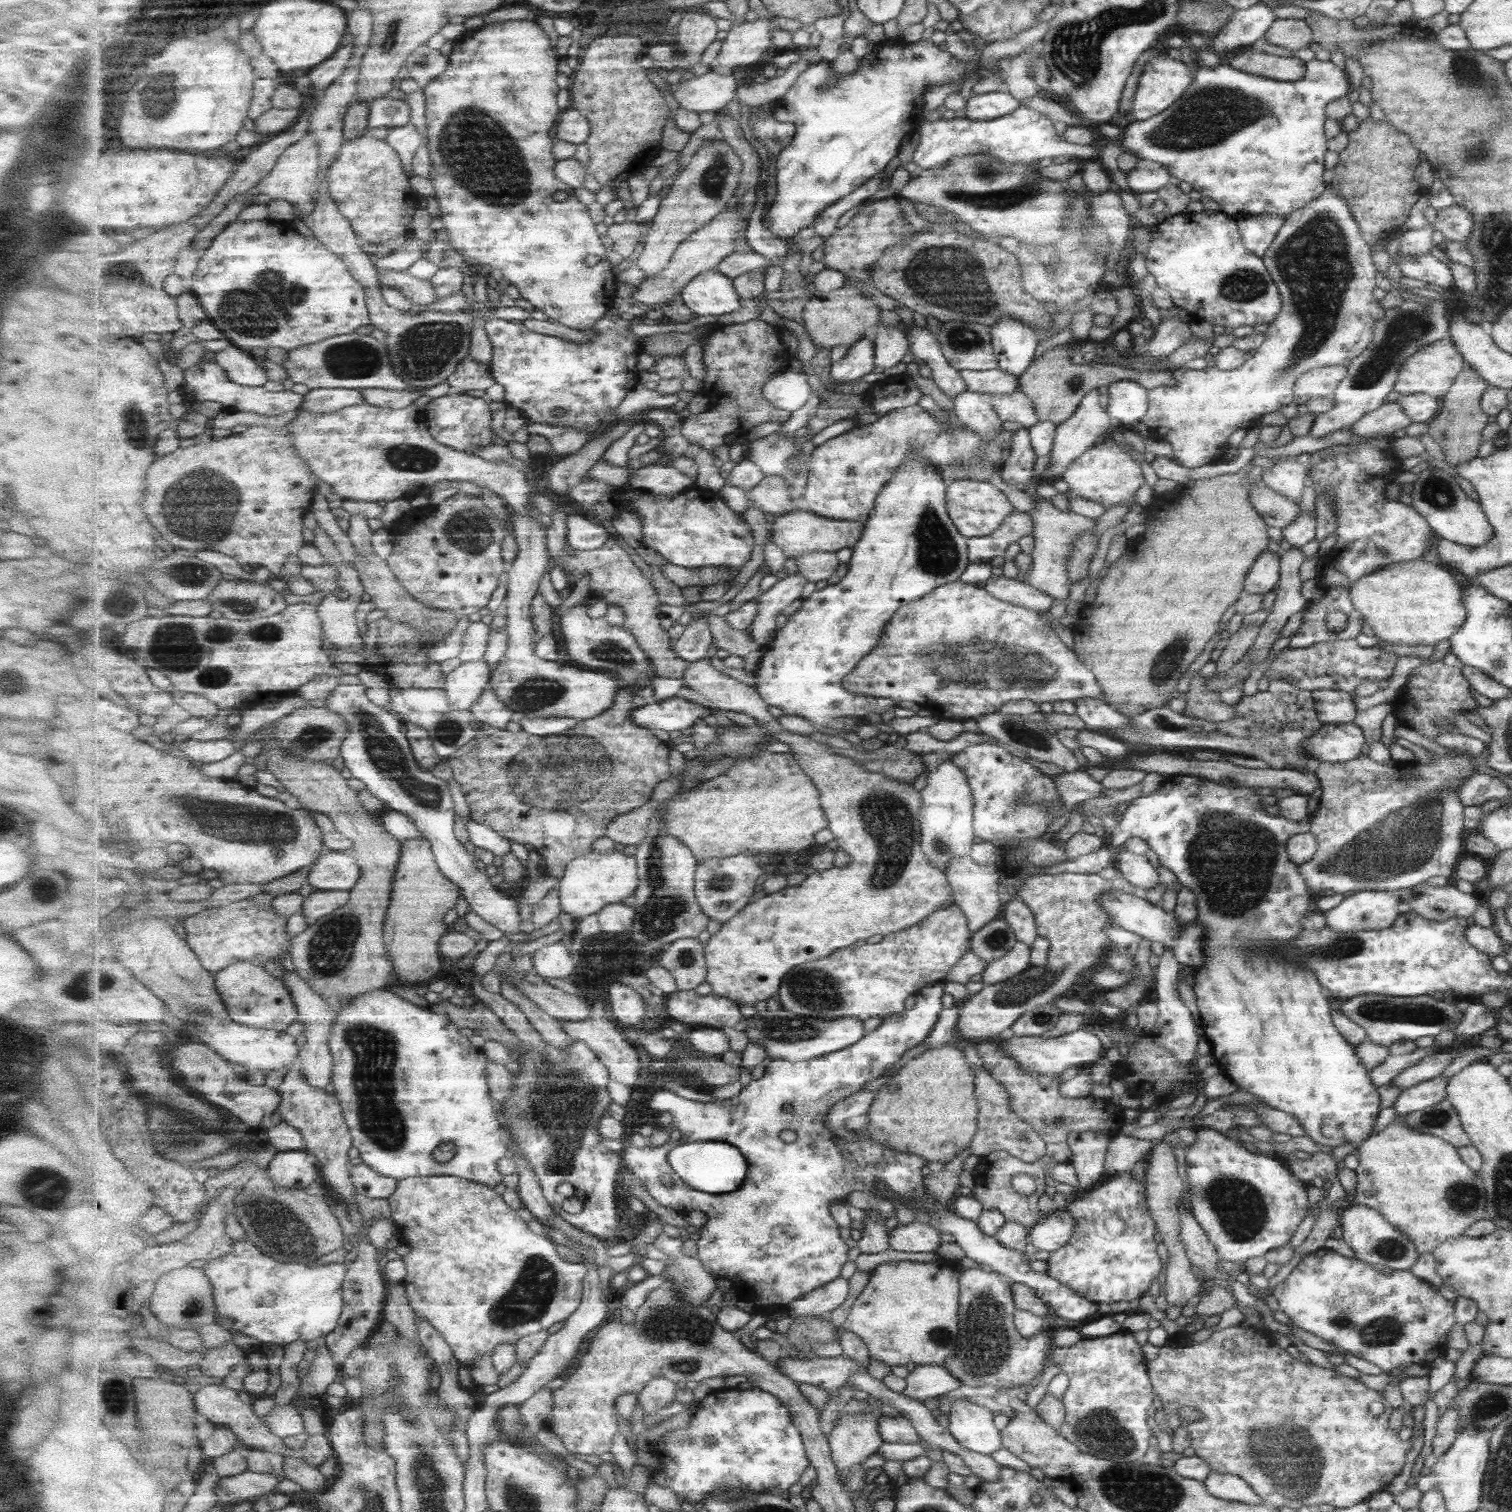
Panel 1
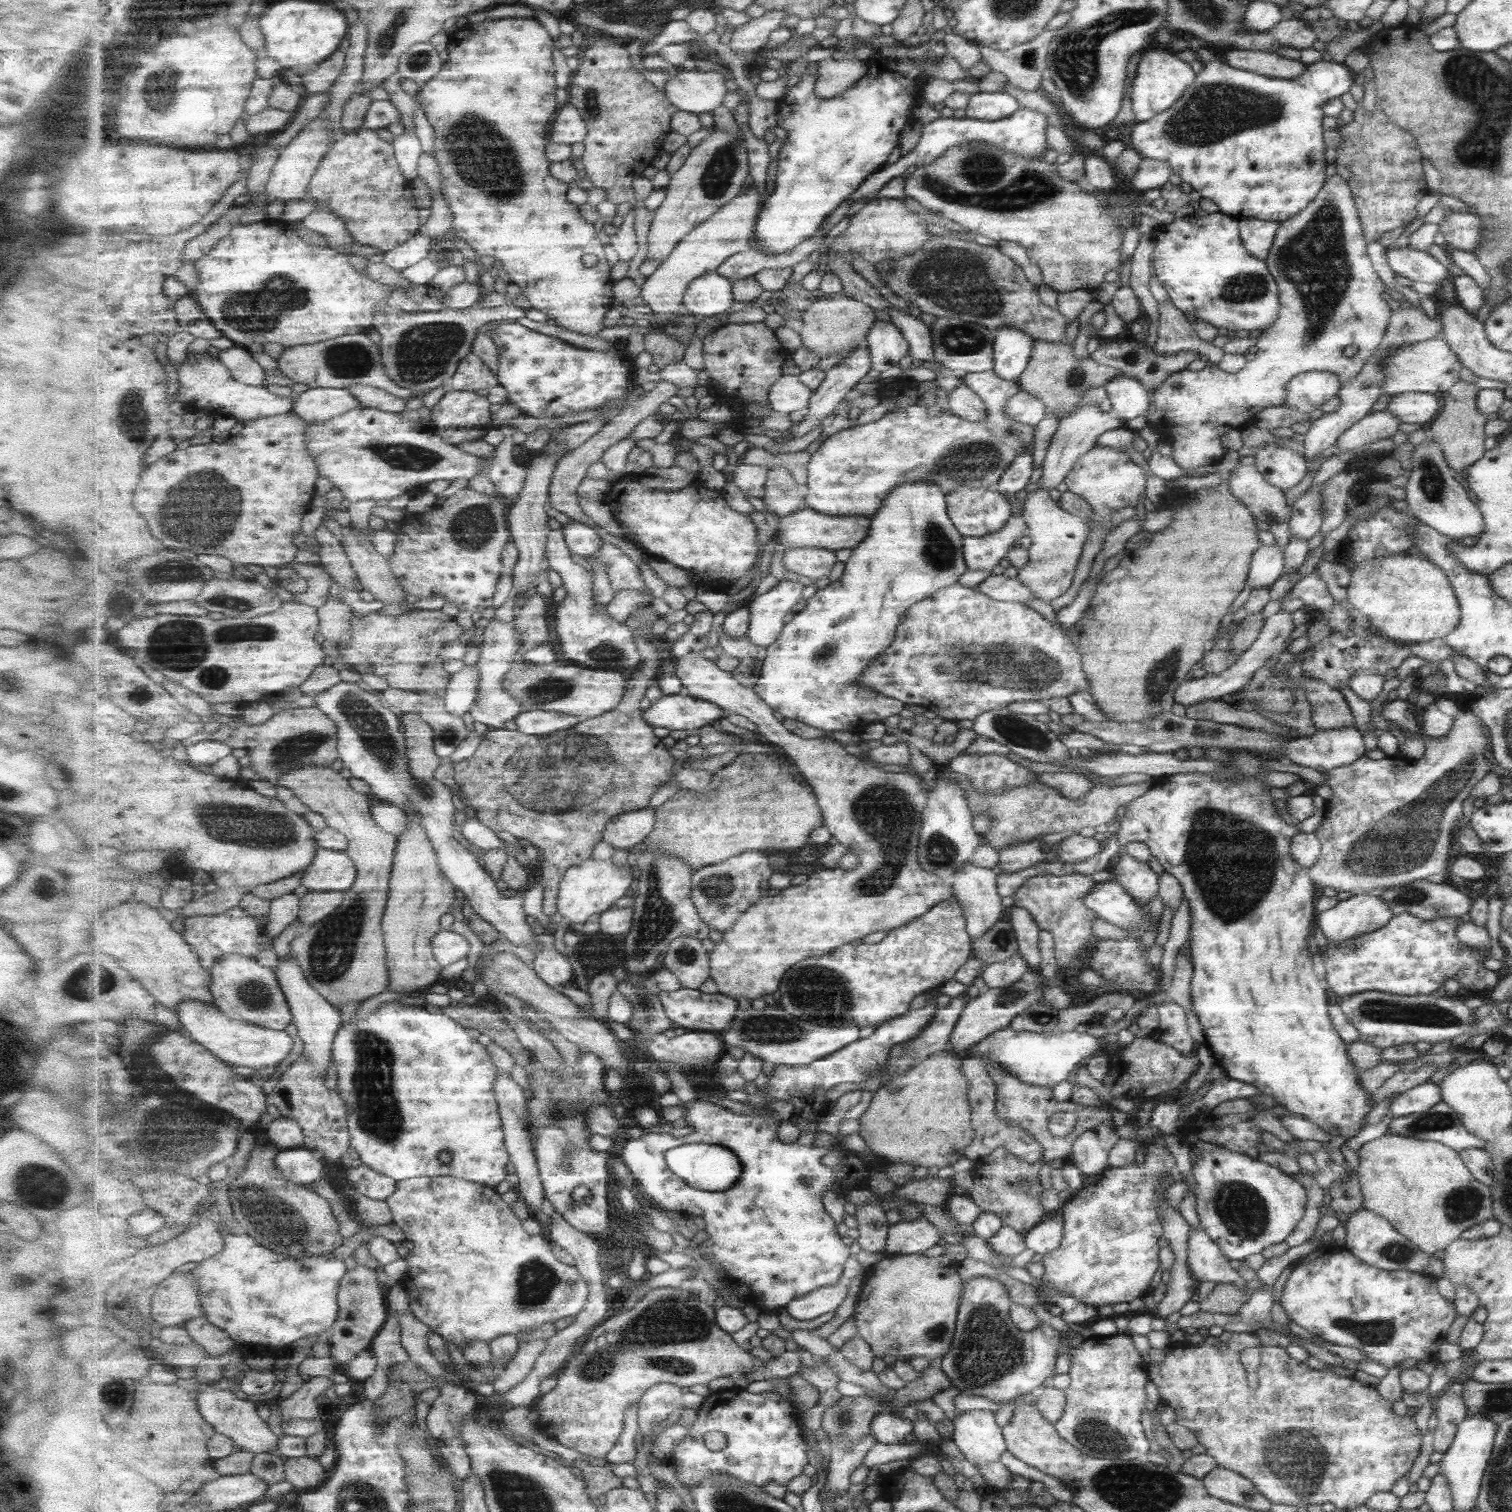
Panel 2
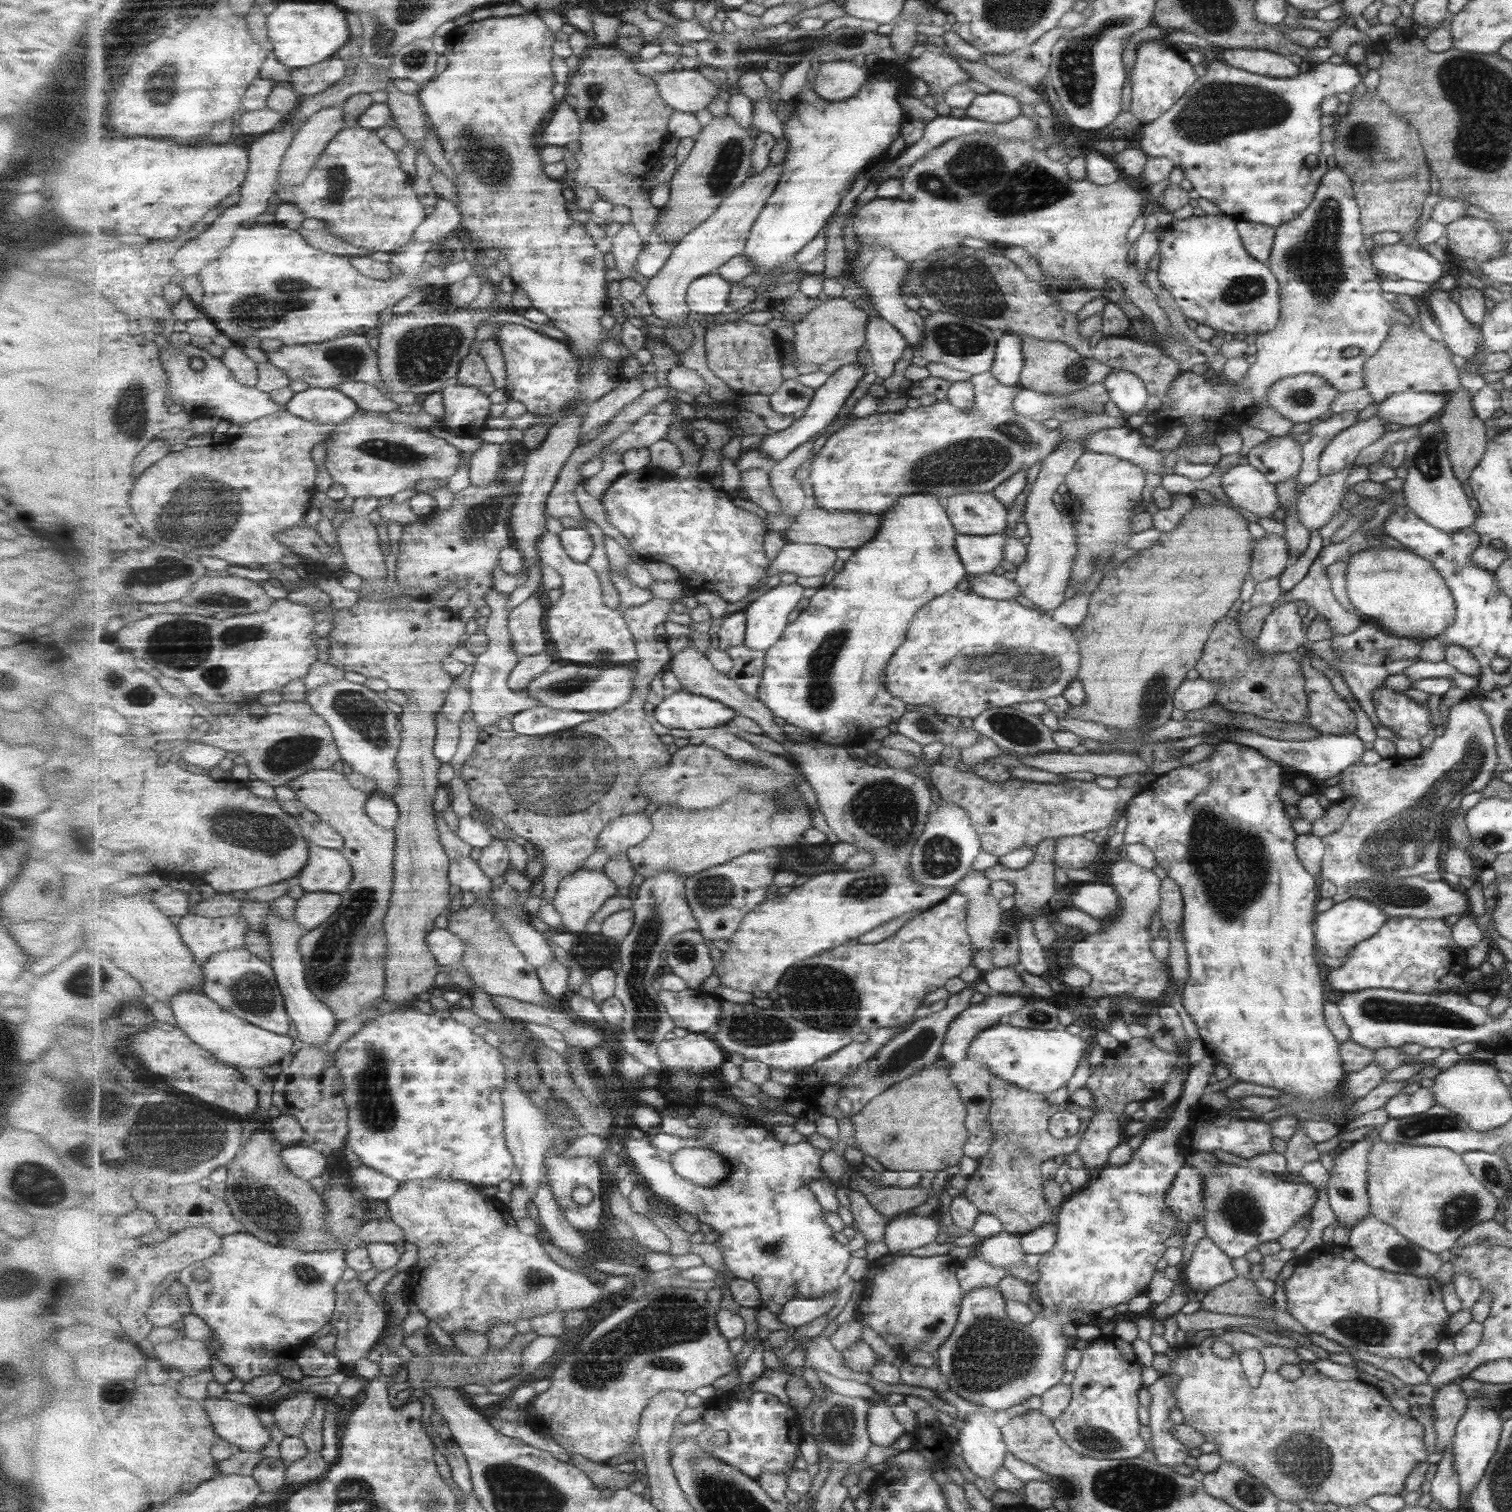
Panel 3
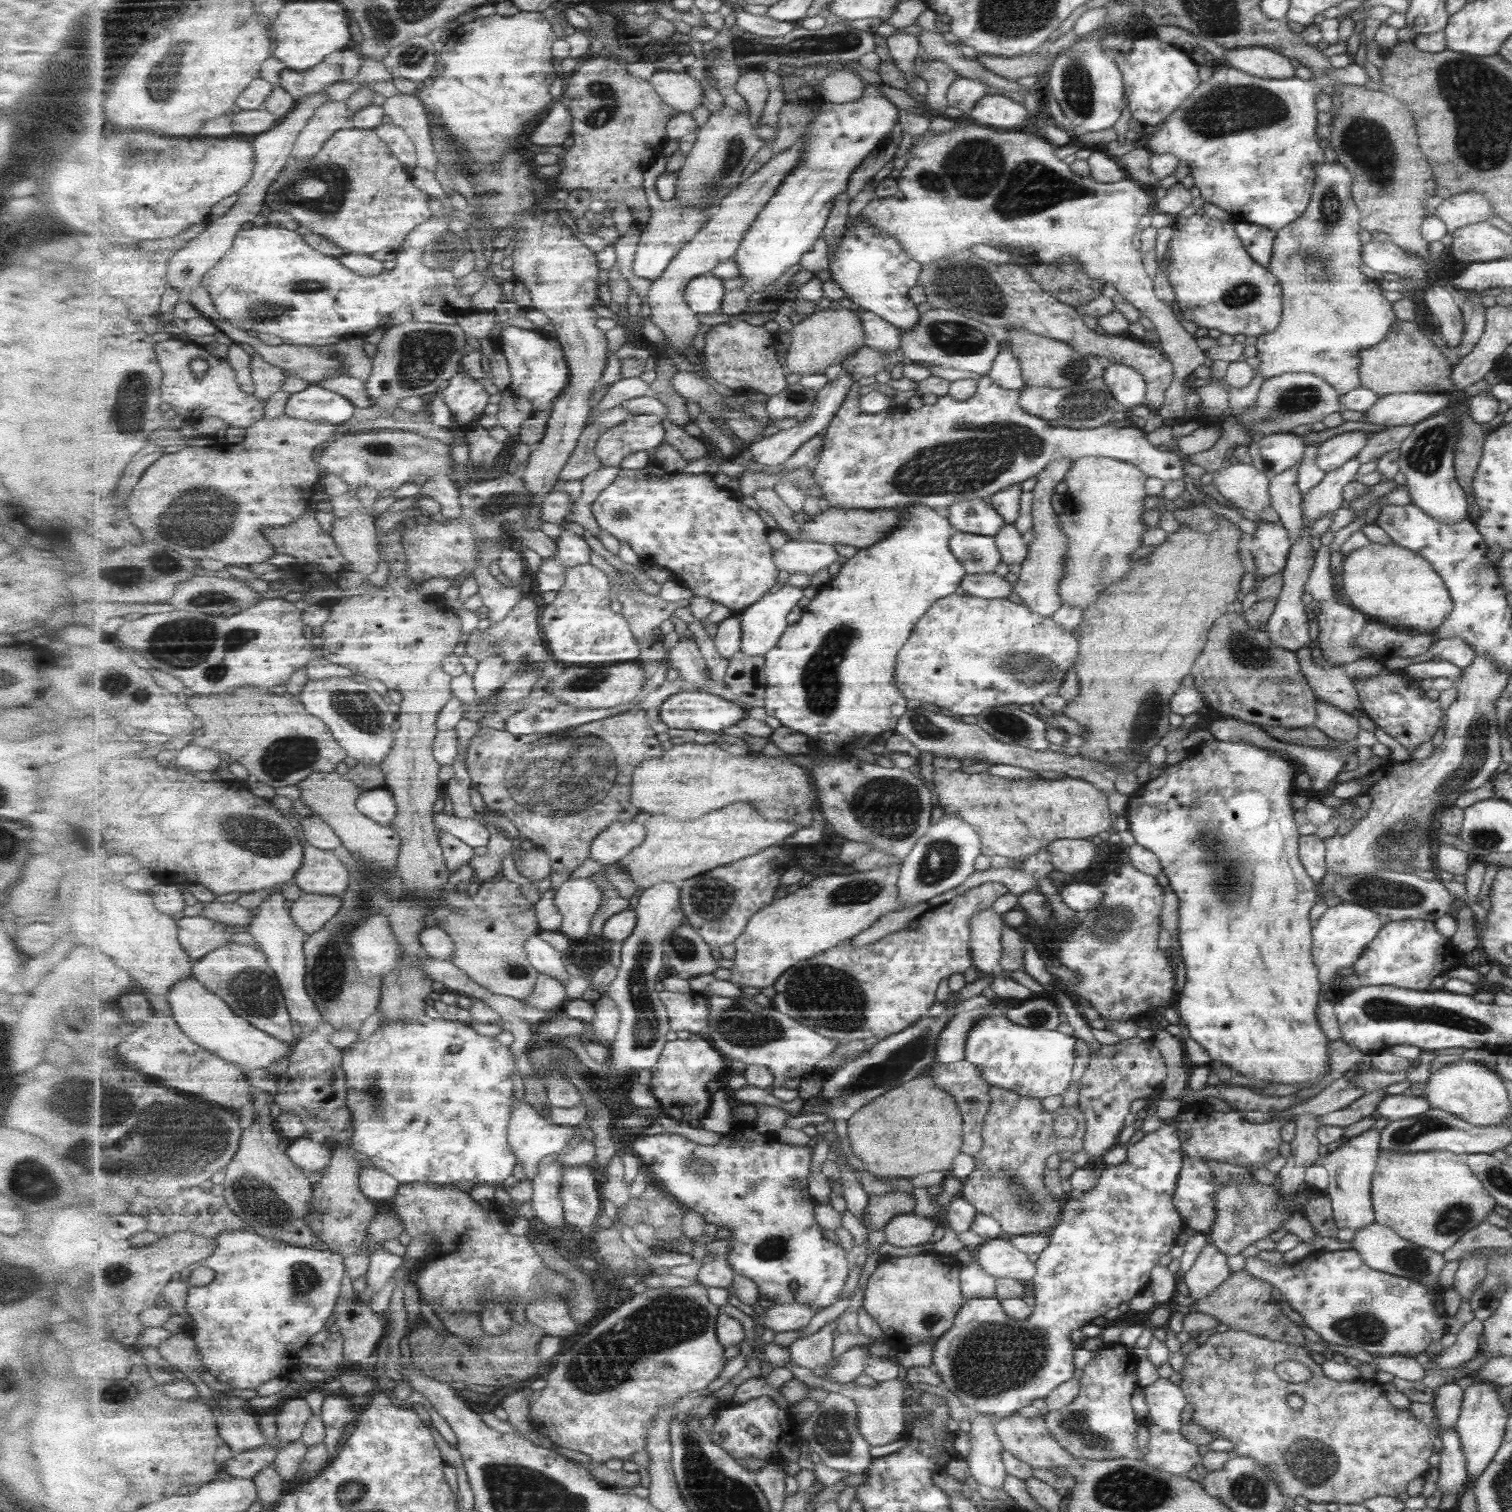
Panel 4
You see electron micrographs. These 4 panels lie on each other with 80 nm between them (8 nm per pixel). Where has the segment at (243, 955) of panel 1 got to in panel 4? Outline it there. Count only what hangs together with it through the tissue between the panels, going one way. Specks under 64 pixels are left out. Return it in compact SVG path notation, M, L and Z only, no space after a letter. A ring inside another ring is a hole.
M199 916L183 917L178 921L178 936L183 948L194 962L211 954L216 948L233 944L233 932L228 924Z

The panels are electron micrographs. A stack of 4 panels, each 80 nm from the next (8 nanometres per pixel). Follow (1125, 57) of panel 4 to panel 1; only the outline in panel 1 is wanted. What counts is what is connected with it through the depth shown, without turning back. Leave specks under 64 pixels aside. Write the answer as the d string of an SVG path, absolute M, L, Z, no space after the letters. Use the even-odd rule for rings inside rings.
M1167 56L1151 58L1137 81L1131 100L1131 120L1145 120L1159 114L1181 96L1191 81L1185 63Z

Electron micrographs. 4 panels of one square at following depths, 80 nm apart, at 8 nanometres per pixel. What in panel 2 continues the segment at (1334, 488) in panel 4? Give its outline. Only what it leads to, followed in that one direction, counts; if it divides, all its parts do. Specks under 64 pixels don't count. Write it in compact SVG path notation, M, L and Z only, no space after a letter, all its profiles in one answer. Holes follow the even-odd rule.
M1320 486L1314 489L1307 489L1302 496L1299 496L1293 501L1290 507L1290 517L1287 521L1288 524L1288 536L1294 536L1295 538L1302 538L1303 540L1309 540L1315 532L1319 530L1321 526L1321 505L1322 500L1320 499L1318 490Z

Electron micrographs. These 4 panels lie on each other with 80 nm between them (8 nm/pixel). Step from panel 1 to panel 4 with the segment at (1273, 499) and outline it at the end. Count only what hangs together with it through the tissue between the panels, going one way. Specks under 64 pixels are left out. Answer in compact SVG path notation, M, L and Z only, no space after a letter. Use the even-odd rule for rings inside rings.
M1238 463L1219 468L1211 483L1233 506L1257 514L1270 506L1268 480L1249 464Z

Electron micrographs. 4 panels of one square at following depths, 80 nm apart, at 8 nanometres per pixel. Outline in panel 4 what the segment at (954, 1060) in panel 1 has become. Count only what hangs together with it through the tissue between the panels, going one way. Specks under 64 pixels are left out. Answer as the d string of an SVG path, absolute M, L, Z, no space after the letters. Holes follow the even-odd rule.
M927 1071L913 1080L900 1083L889 1092L865 1105L847 1121L849 1145L871 1175L912 1179L928 1172L950 1173L957 1157L963 1152L964 1116L955 1097L942 1089Z

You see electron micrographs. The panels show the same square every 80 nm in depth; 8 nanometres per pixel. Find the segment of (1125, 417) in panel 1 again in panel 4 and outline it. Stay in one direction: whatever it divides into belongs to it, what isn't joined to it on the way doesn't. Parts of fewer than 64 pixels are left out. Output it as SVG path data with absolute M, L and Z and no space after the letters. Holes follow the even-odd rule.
M1109 364L1105 365L1101 377L1120 409L1128 413L1131 408L1141 406L1144 401L1144 380L1141 373L1135 372L1128 365Z

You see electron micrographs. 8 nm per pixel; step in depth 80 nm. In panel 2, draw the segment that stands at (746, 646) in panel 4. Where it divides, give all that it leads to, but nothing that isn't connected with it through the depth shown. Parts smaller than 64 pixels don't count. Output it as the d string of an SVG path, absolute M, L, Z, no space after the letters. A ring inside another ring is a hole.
M784 580L770 591L752 597L747 603L751 611L750 627L747 636L753 644L768 648L775 644L784 630L785 616L801 600L803 584Z

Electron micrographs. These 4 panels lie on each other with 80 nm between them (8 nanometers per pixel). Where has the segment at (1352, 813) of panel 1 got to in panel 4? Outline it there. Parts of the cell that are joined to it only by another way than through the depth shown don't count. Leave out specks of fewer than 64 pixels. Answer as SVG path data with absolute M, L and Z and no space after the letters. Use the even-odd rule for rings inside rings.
M1476 654L1473 658L1471 665L1459 670L1461 675L1457 679L1457 683L1452 684L1452 688L1456 690L1455 701L1444 711L1445 717L1445 734L1443 734L1443 740L1439 742L1439 746L1434 748L1428 758L1424 758L1420 761L1403 761L1402 766L1398 766L1393 763L1389 766L1386 762L1380 766L1374 767L1368 773L1357 776L1358 781L1361 783L1361 788L1359 788L1359 795L1369 796L1371 802L1369 802L1369 810L1363 814L1363 818L1359 818L1356 822L1350 821L1346 826L1342 826L1342 829L1336 834L1328 838L1322 839L1324 844L1324 867L1326 872L1334 872L1335 878L1337 876L1357 876L1358 874L1369 874L1374 870L1388 869L1391 872L1403 872L1403 873L1413 873L1414 870L1433 870L1433 862L1431 861L1431 856L1435 853L1435 846L1437 845L1435 826L1437 825L1437 815L1441 813L1441 810L1447 809L1448 807L1454 807L1454 803L1457 797L1463 792L1469 792L1469 790L1475 790L1475 788L1481 788L1481 786L1486 785L1488 780L1492 778L1495 768L1499 766L1501 762L1500 749L1499 749L1499 732L1497 731L1497 715L1495 715L1495 700L1501 696L1503 688L1505 688L1505 683L1507 683L1507 678L1509 678L1509 673L1505 669L1501 669L1501 665L1497 665L1491 661L1491 659L1486 656L1486 654Z

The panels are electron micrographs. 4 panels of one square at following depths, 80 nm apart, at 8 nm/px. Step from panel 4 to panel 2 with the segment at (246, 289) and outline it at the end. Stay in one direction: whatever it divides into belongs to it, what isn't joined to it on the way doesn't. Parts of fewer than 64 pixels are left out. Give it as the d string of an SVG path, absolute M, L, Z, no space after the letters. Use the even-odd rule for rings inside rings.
M238 223L226 237L221 237L211 254L194 264L199 277L194 297L207 318L228 340L248 348L252 344L263 346L269 342L291 348L367 333L373 329L376 308L386 303L394 290L405 292L404 288L389 286L359 273L345 253L307 244L304 239L302 230L284 224ZM417 234L413 239L407 240L398 248L393 248L389 252L384 252L384 261L386 266L397 271L407 270L415 264L419 264L421 260L428 258L429 252L435 240L427 236Z

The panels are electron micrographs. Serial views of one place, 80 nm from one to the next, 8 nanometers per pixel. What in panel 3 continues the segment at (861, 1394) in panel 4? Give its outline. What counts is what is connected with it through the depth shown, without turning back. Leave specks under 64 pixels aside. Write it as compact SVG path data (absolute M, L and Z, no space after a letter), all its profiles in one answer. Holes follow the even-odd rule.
M877 1394L874 1398L867 1398L871 1402L871 1409L867 1420L867 1428L873 1443L881 1446L895 1444L903 1434L905 1428L897 1422L892 1405L887 1404L885 1395Z

